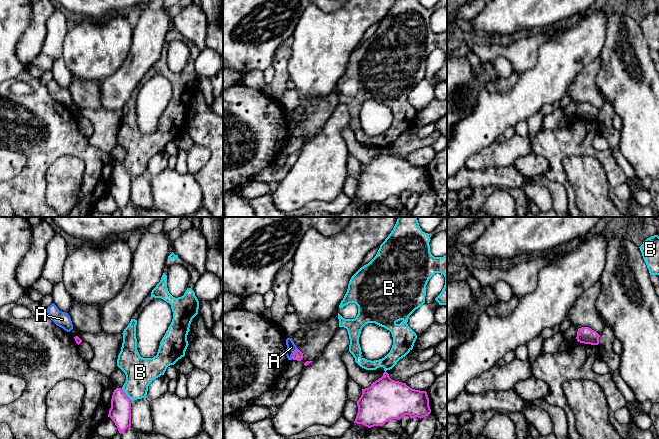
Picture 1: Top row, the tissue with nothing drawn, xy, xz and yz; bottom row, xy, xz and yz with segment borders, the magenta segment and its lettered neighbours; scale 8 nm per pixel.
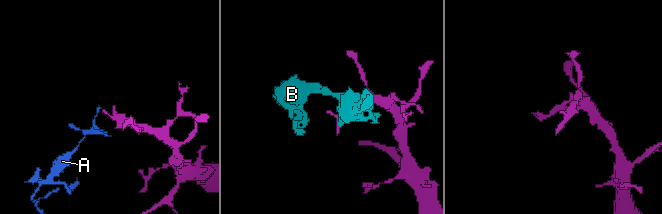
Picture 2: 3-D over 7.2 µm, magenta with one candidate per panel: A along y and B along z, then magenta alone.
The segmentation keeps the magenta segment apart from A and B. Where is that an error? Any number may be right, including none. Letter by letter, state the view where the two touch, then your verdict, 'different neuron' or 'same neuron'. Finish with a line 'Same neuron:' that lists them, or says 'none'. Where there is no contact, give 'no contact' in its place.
A: xz | different neuron
B: xy | different neuron
Same neuron: none

